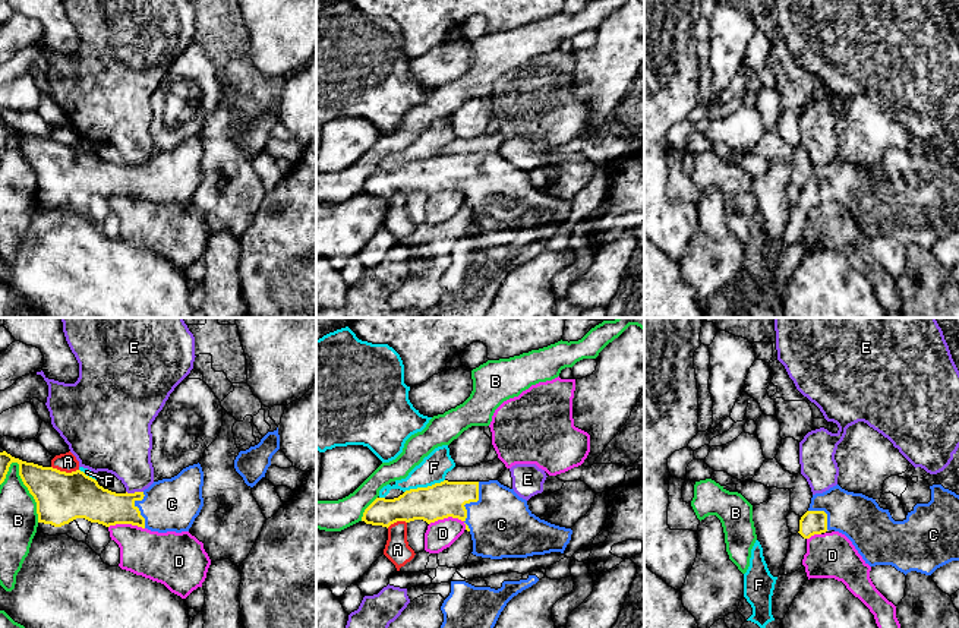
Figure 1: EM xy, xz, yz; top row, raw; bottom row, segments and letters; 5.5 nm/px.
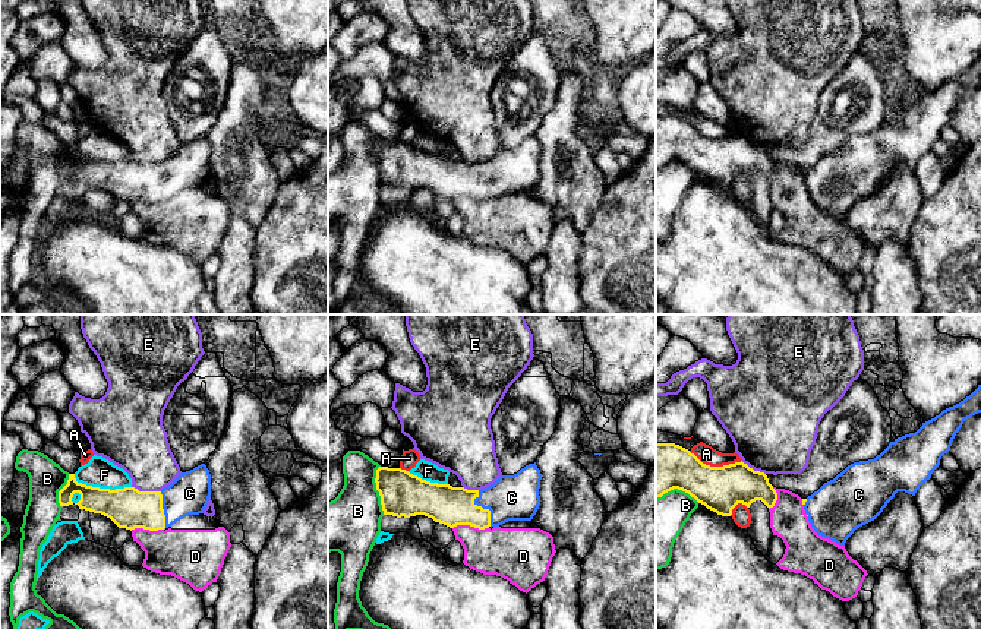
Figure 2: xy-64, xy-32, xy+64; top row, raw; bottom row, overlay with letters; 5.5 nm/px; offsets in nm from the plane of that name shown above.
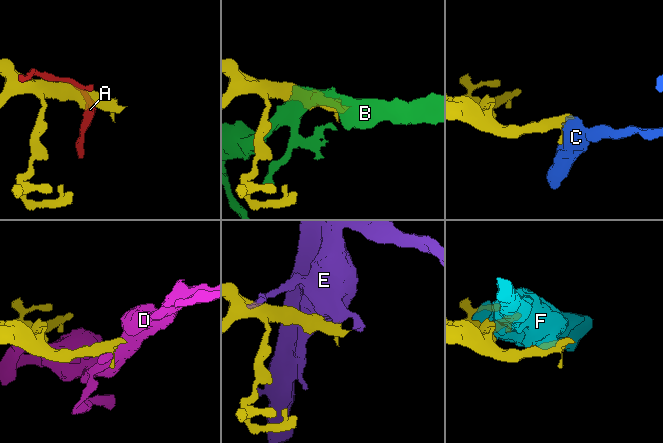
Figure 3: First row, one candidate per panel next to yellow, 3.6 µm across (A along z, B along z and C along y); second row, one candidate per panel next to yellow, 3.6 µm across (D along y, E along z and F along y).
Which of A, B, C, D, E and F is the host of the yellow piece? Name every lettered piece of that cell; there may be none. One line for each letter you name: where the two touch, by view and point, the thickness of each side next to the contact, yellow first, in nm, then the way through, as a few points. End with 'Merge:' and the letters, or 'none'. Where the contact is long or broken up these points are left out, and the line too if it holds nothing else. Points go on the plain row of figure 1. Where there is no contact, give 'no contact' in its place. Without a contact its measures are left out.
C: meets yellow in xz at (467, 174); 200 nm thick on the yellow side, 360 nm on the other
Merge: C

